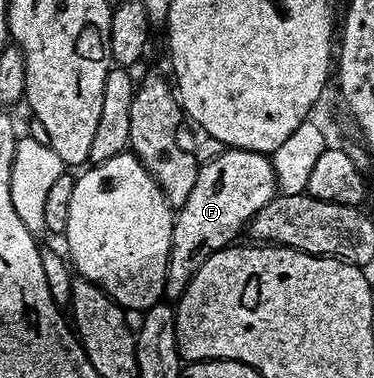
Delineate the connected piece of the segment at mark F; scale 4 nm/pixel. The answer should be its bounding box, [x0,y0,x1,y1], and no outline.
[165,149,279,301]

